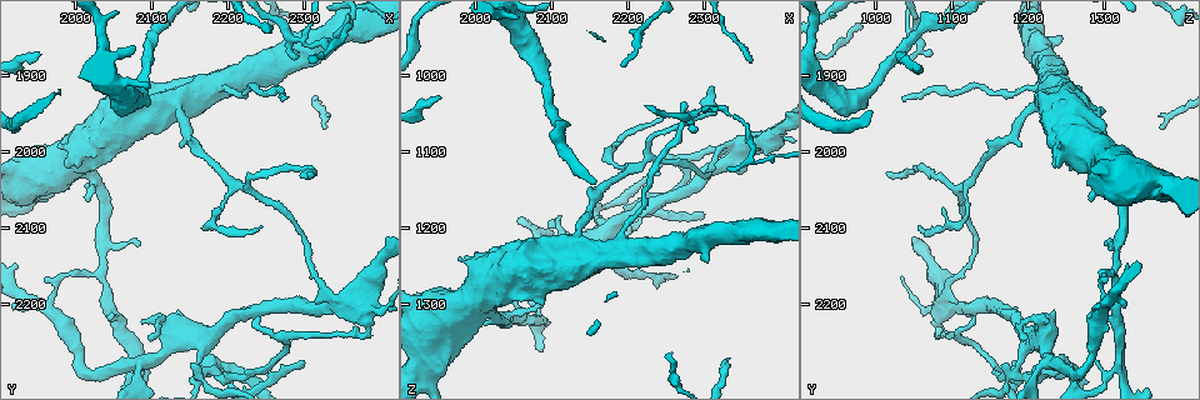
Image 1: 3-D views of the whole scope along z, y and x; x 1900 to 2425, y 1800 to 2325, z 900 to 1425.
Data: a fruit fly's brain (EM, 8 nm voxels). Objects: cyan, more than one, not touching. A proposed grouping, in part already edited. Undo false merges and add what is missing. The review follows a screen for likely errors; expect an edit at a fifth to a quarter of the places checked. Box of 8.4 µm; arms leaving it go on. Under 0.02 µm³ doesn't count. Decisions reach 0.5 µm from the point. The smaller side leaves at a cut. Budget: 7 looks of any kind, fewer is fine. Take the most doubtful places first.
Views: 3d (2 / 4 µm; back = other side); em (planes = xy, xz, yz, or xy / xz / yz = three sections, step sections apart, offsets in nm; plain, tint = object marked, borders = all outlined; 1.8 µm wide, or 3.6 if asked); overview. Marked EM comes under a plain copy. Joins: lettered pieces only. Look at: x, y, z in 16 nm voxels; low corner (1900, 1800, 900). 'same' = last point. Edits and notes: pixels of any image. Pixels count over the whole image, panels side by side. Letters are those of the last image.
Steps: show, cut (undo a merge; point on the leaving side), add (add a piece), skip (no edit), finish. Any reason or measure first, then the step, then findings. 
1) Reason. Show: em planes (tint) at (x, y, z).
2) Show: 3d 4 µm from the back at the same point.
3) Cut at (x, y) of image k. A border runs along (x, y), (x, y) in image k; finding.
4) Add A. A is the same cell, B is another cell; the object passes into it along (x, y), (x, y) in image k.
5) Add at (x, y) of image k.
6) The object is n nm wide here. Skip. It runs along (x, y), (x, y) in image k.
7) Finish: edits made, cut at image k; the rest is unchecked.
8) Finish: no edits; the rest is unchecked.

Show: 3d 4 µm from the back at (2355, 2205, 1090).

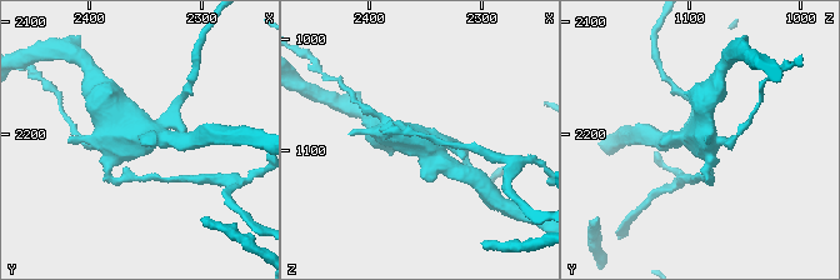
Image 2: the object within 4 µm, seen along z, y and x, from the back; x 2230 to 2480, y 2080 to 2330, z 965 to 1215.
Now the EM. Show: em planes (borders) at (2358, 2204, 1092).

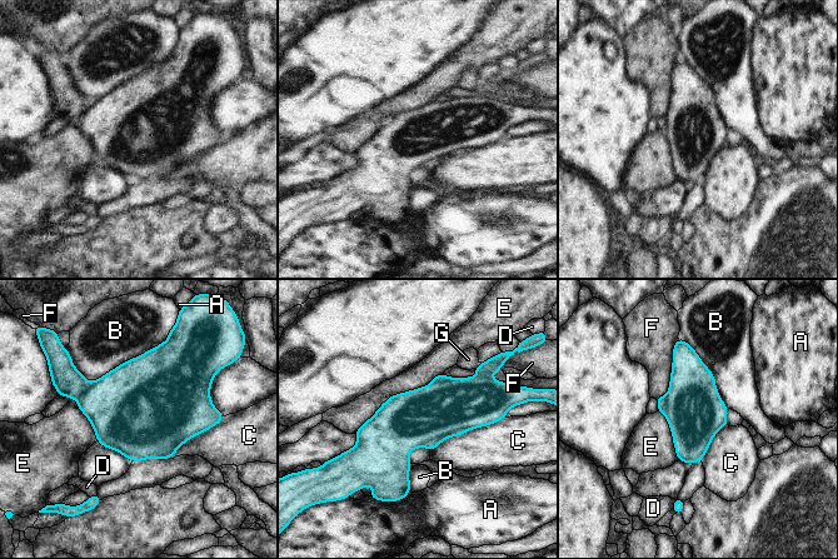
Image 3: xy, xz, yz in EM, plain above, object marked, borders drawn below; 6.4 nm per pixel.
Cut at (428, 415) of image 3. A, B, C, D, E, F and G are other cells; a border runs along (453, 378), (432, 382) in image 3; a second neuron is stuck on.

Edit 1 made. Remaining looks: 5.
Show: overview.

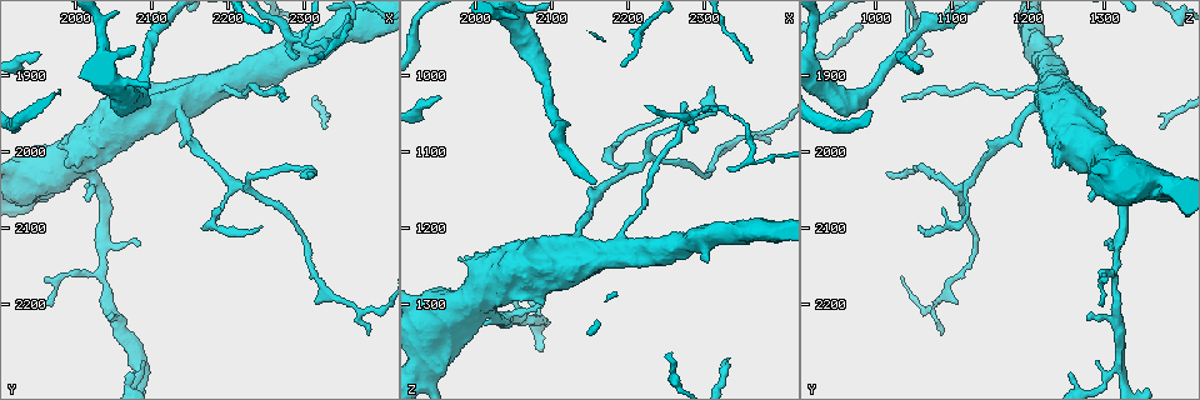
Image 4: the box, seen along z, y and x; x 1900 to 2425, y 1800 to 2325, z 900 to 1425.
Thin neck. Show: 3d 4 µm at (2225, 2045, 1105).

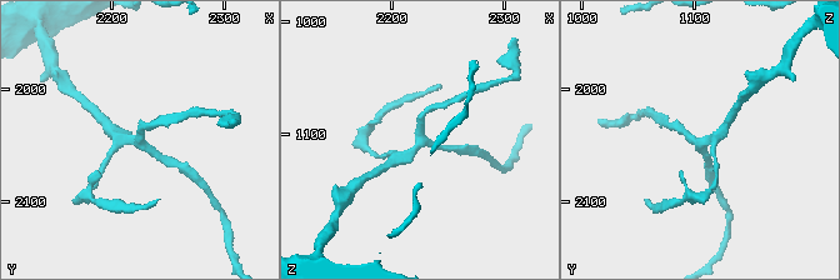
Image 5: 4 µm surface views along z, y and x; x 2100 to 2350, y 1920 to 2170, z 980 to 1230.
Now the EM. Show: em yz step 16 (tint) at (2224, 2046, 1110).

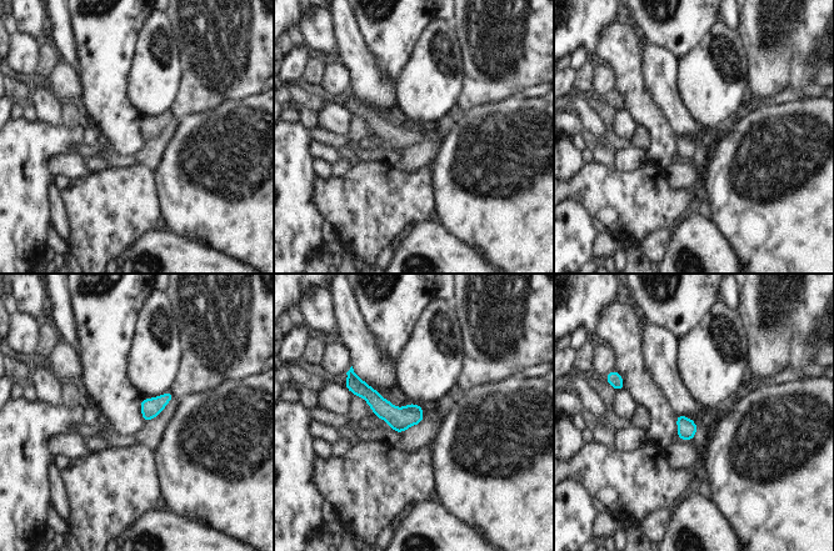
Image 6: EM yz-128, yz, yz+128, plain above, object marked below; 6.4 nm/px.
Show: em planes (borders) at the same point.

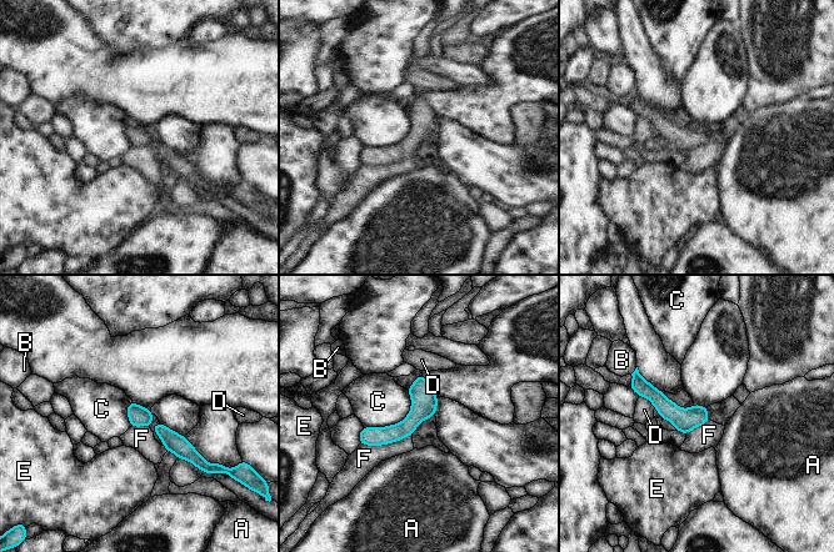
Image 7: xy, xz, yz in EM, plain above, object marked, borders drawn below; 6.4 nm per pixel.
4 arms meet here. Skip. A, B, C, D, E and F are other cells; it runs along (130, 407), (196, 462) in image 7; continuous, no second neuron.

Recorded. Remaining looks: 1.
Finish: edits made, cut at image 3; the rest is unchecked.

